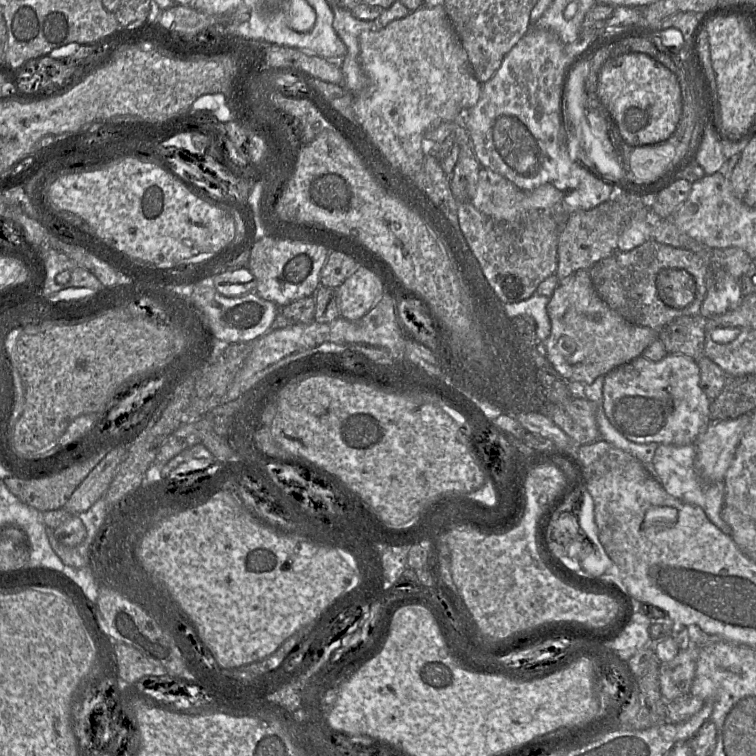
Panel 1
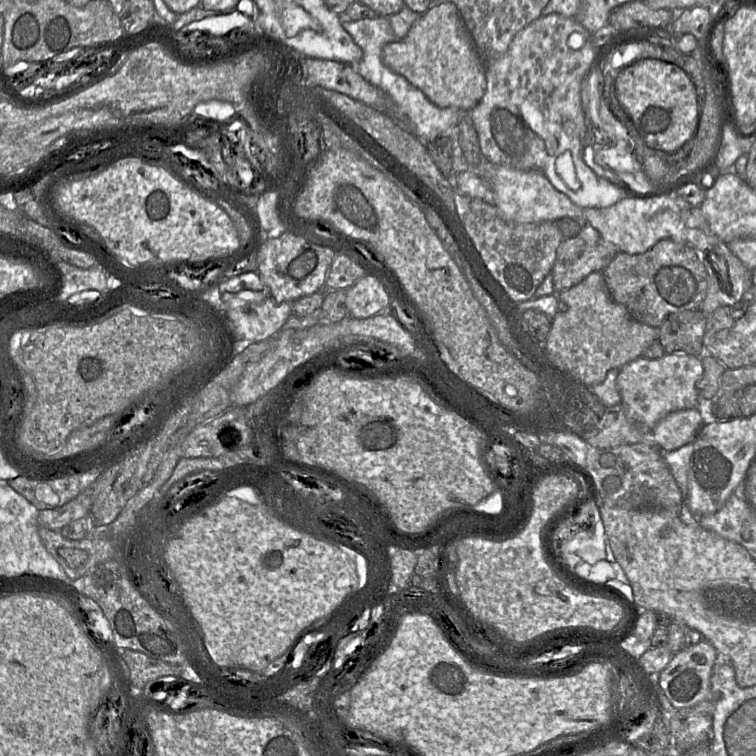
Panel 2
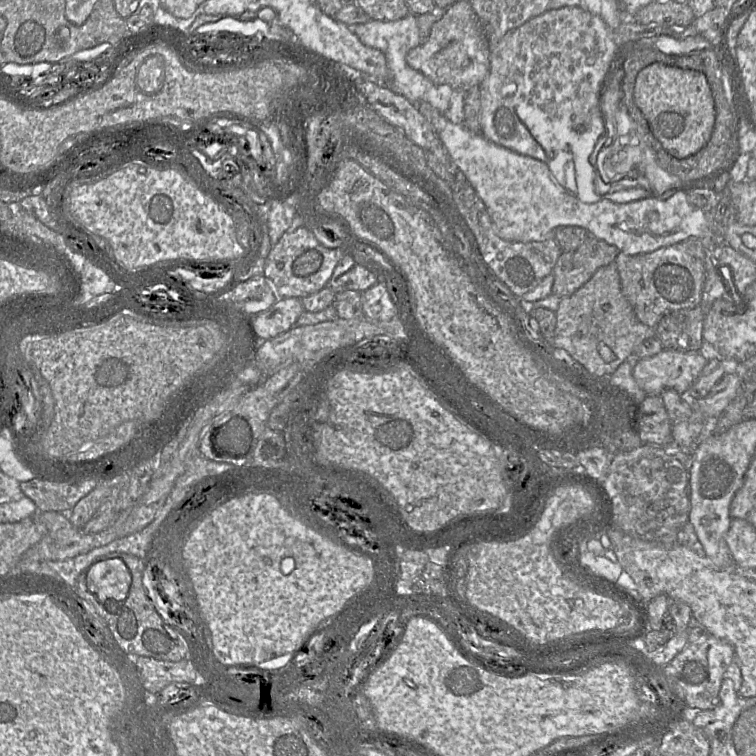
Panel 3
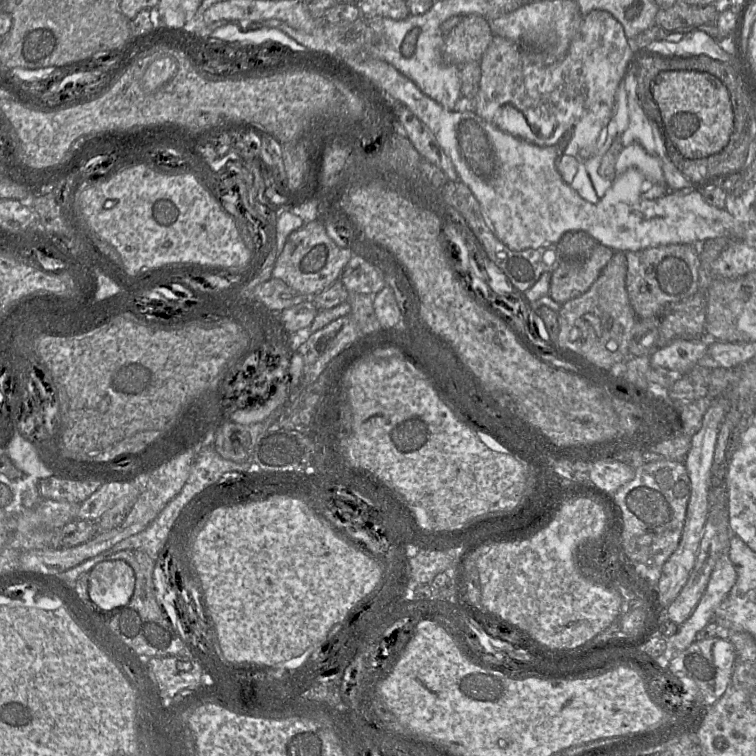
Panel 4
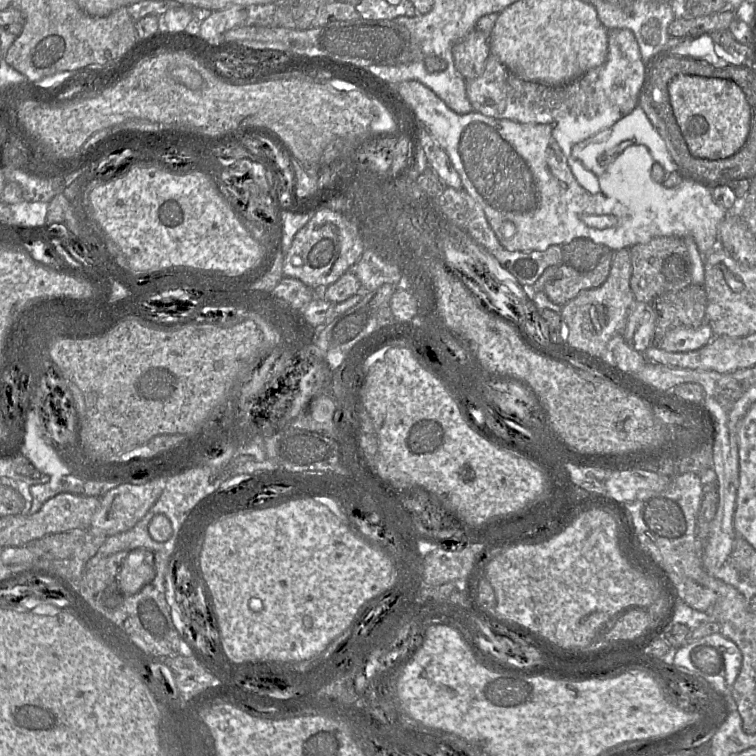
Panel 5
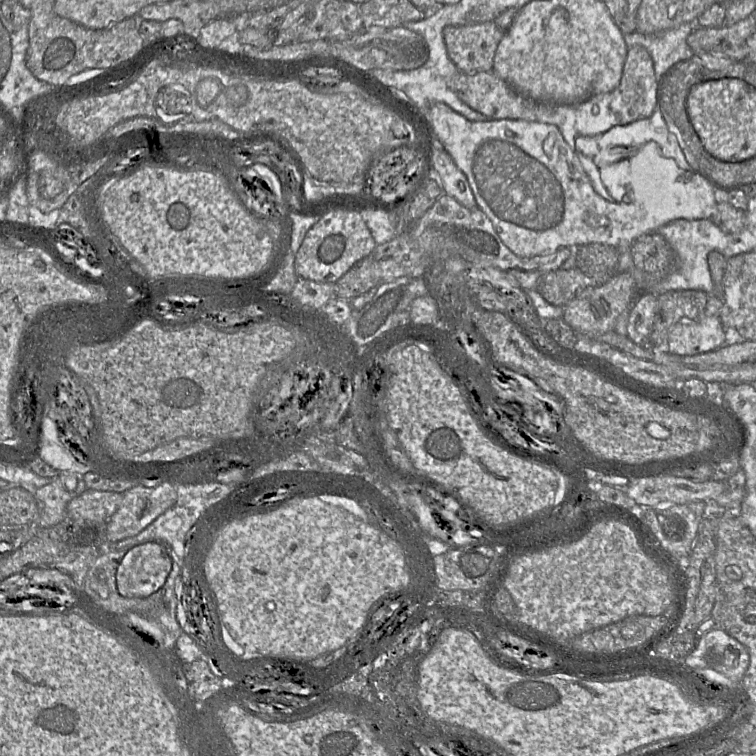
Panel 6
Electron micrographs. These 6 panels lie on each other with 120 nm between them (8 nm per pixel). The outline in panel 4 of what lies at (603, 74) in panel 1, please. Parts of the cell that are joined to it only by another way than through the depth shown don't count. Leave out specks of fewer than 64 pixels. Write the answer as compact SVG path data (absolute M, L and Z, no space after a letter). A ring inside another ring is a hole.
M665 70L656 75L651 91L656 103L654 121L661 127L666 145L666 138L670 138L685 158L699 159L720 152L728 144L734 128L734 115L729 92L718 78L698 71Z

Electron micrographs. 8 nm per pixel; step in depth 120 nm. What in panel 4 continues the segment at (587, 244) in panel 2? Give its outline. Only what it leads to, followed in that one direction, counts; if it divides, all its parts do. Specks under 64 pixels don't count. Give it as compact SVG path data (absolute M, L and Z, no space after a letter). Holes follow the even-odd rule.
M598 243L587 260L562 260L552 272L548 295L560 304L581 296L596 281L614 254L613 249Z

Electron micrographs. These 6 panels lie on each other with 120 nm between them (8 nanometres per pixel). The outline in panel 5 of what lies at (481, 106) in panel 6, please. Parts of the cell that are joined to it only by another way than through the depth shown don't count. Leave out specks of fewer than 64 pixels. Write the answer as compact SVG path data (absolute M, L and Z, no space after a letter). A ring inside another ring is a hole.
M616 28L608 30L606 61L566 85L549 86L522 80L490 54L482 75L466 81L466 91L474 111L484 116L551 126L553 137L569 158L575 144L612 127L632 113L638 106L646 73L647 64L642 60L634 34L626 28Z

